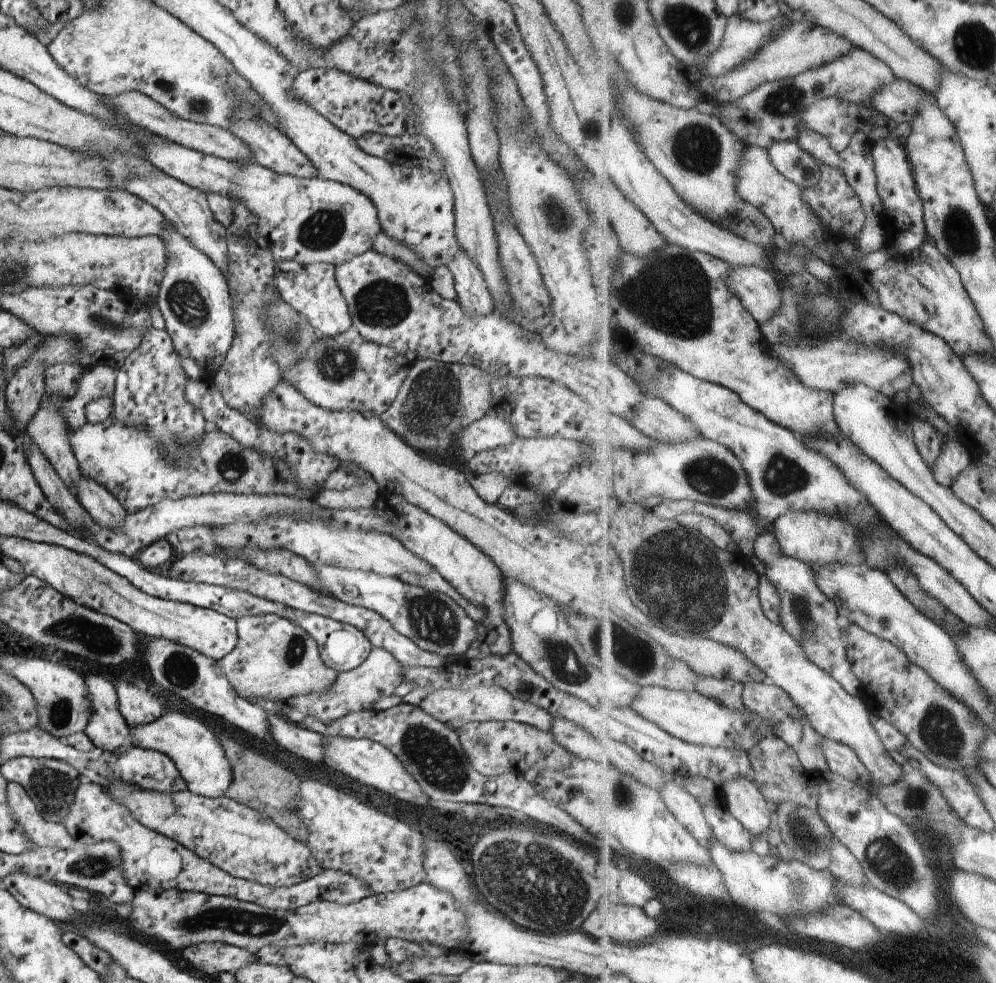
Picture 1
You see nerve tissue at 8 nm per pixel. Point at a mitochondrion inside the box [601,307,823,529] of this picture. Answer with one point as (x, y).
(709, 476)

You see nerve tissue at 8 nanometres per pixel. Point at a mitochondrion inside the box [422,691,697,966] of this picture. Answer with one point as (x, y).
(560, 898)

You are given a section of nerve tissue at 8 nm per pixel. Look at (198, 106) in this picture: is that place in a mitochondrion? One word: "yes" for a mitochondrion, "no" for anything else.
yes

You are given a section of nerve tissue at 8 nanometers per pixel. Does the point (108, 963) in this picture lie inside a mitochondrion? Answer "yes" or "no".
no

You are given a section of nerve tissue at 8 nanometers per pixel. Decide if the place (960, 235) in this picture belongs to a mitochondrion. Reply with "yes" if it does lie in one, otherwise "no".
yes

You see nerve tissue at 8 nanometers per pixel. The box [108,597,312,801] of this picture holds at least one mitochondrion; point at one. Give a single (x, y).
(180, 671)

